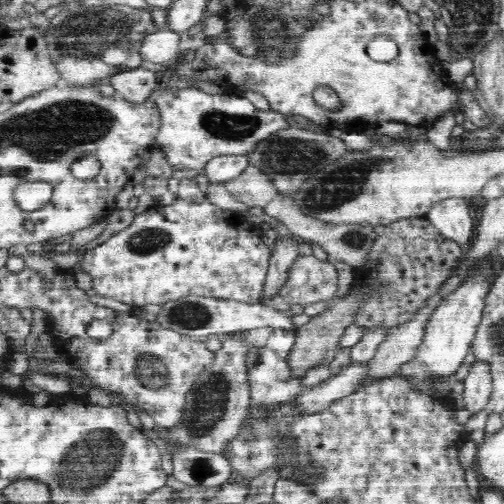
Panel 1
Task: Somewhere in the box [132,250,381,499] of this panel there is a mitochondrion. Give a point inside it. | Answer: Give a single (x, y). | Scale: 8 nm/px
(284, 446)

